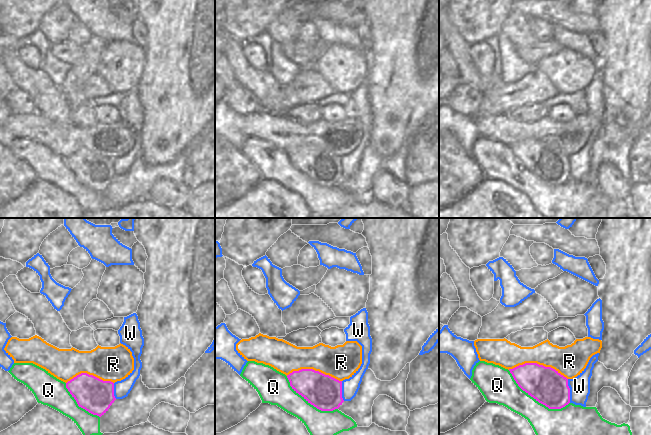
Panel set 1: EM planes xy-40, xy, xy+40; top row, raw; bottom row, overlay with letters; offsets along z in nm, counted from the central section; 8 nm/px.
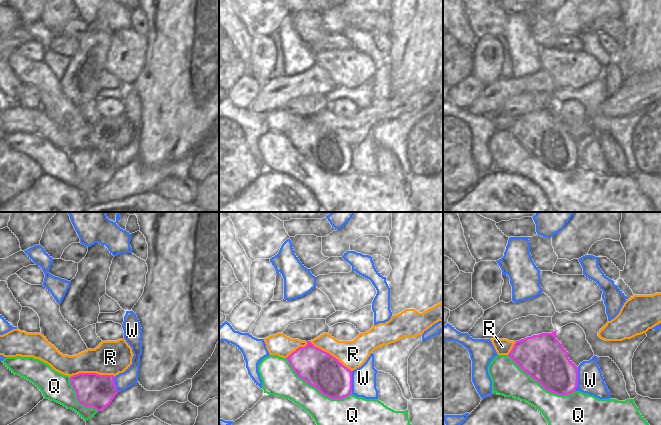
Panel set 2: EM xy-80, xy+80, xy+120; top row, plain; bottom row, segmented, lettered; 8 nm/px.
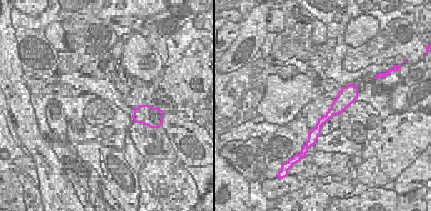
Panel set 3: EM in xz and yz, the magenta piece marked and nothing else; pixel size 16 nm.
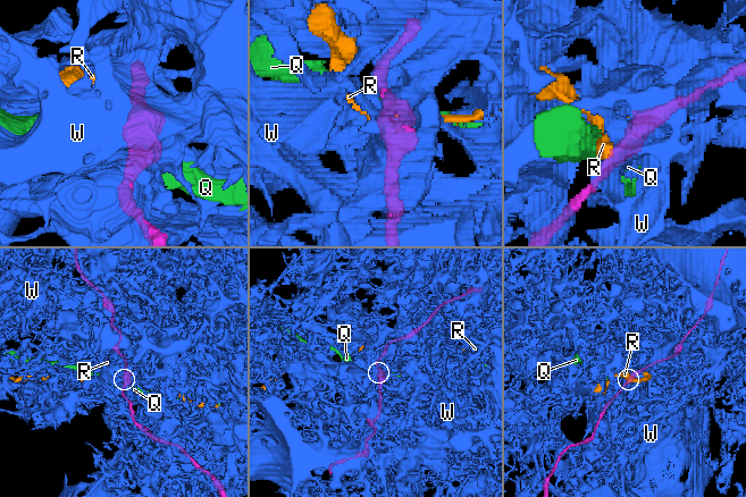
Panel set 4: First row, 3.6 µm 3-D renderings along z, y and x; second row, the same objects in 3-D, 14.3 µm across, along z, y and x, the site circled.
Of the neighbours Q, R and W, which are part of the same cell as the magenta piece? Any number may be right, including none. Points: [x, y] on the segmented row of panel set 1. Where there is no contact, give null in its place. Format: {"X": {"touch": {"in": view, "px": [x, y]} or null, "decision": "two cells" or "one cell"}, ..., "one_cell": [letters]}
{"Q": {"touch": {"in": "xy+40", "px": [536, 399]}, "decision": "two cells"}, "R": {"touch": {"in": "xy+40", "px": [538, 364]}, "decision": "two cells"}, "W": {"touch": {"in": "xy+40", "px": [569, 391]}, "decision": "two cells"}, "one_cell": []}

